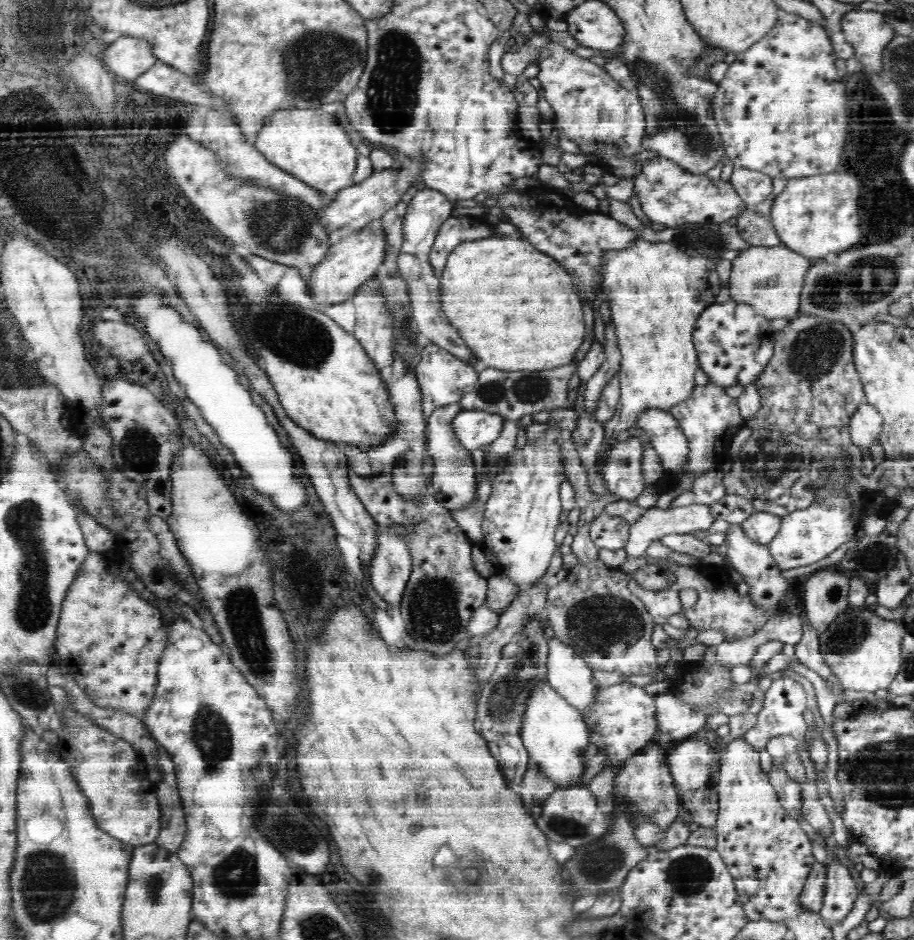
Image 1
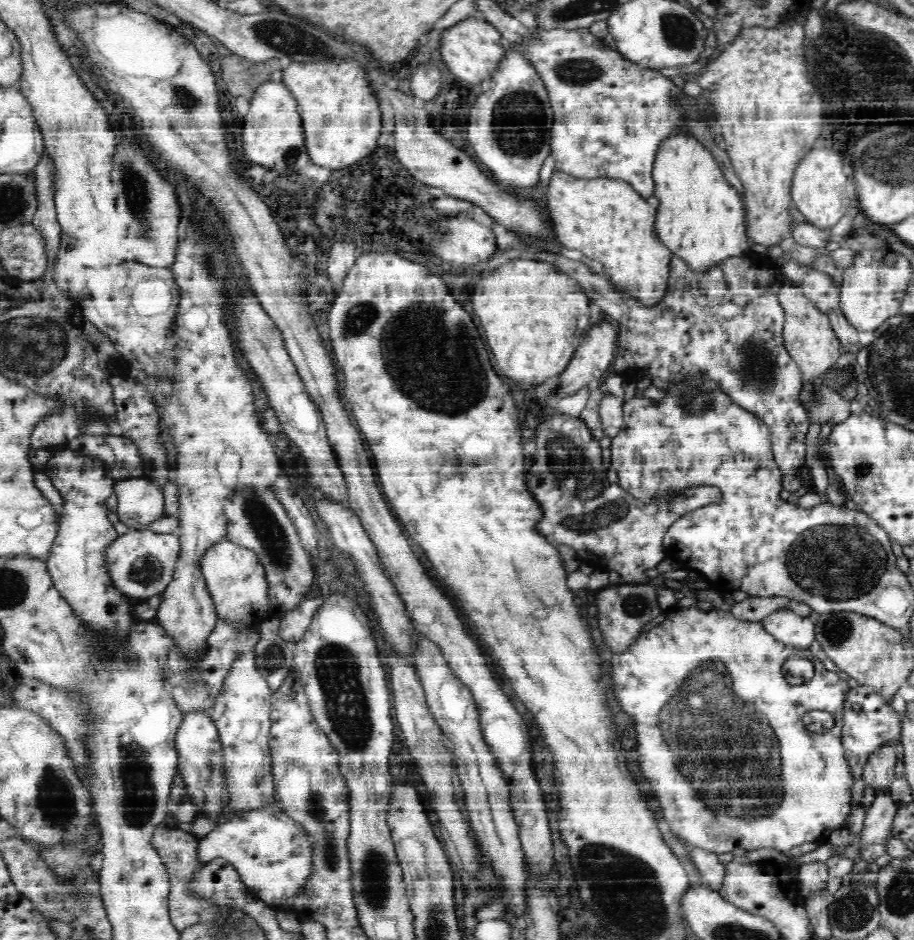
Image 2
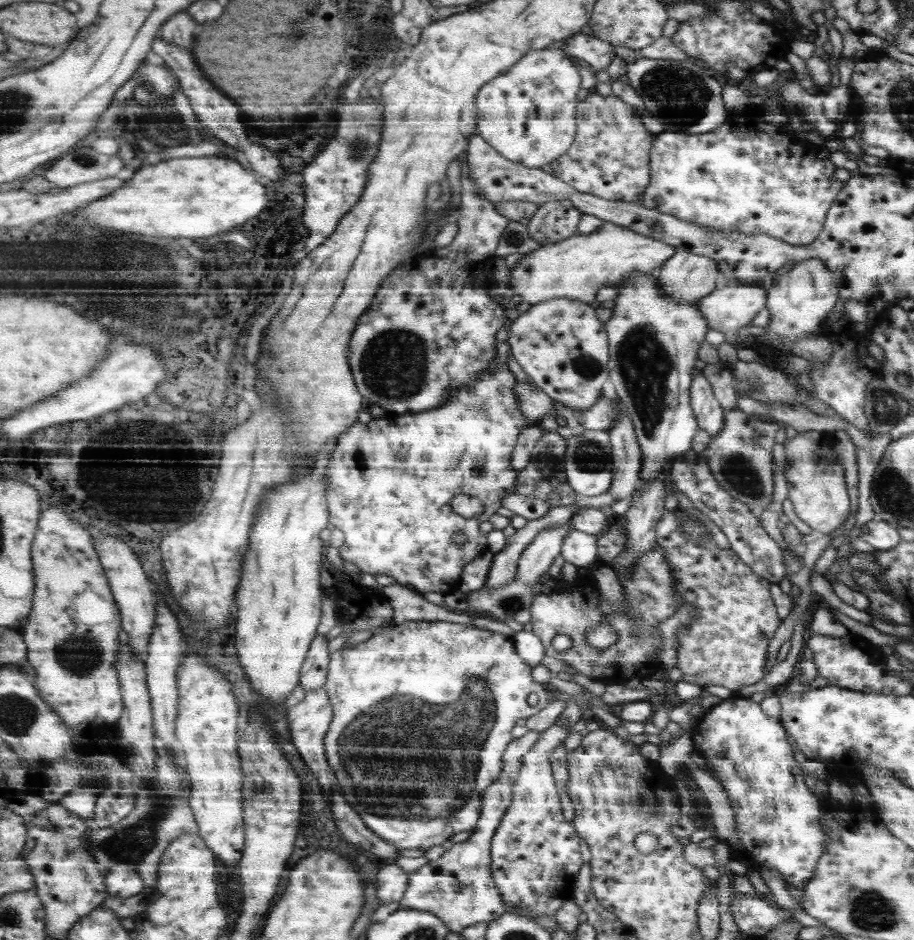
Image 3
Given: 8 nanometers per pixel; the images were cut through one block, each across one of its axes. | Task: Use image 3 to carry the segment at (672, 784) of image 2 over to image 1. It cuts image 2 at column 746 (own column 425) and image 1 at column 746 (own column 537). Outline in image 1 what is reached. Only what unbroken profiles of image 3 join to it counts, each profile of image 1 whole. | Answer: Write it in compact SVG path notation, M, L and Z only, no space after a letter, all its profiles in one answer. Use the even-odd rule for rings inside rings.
M682 660L678 664L678 668L674 666L666 666L664 670L674 670L678 672L674 676L674 680L670 680L670 692L672 696L676 696L676 700L680 700L684 706L690 706L694 708L696 712L700 712L702 716L708 714L708 712L714 712L714 714L726 714L728 718L730 716L736 716L736 714L760 714L762 708L764 708L764 700L766 700L766 692L760 692L760 686L758 686L758 676L754 674L754 678L748 682L748 684L736 684L732 682L730 678L730 668L728 666L722 666L718 660L714 660L712 664L708 664L706 660ZM746 696L752 696L752 704L746 702Z

